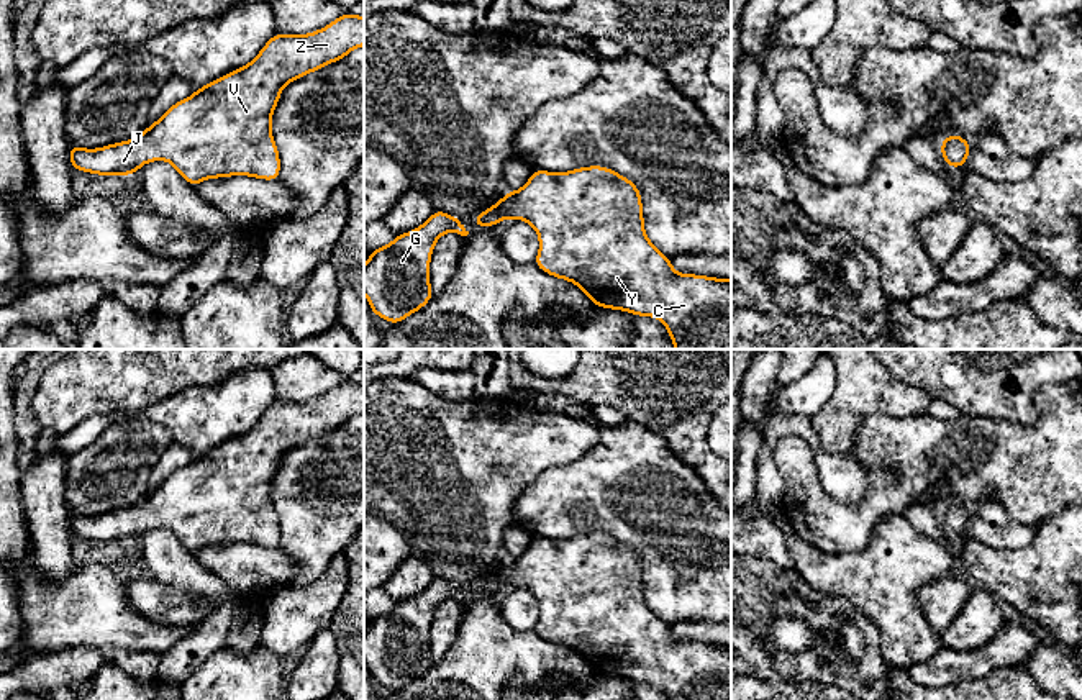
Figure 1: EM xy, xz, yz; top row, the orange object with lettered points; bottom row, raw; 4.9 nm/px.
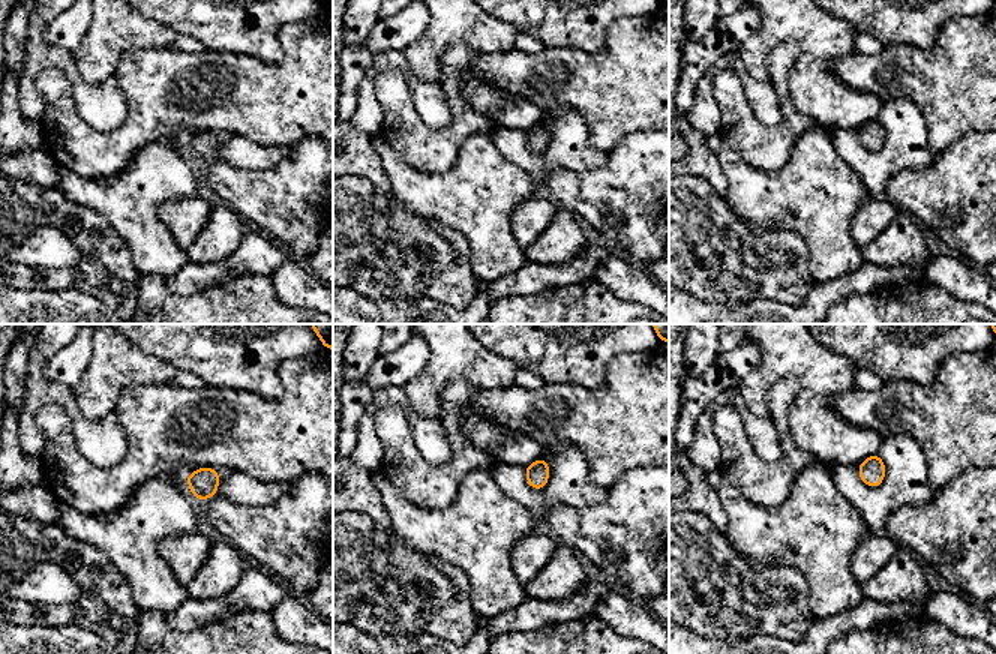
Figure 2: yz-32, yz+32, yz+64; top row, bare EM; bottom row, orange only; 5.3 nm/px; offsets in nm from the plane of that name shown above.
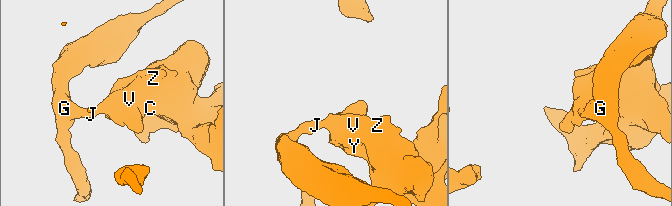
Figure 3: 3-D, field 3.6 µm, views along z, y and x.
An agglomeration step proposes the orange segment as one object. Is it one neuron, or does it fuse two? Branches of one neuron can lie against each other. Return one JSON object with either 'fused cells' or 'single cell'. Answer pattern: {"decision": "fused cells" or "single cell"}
{"decision": "single cell"}

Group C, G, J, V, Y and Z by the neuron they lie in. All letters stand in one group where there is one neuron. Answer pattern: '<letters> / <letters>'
C G J V Y Z

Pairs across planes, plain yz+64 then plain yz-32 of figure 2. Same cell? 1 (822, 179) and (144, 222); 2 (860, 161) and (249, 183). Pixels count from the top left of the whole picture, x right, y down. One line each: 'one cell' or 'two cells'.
1: one cell
2: two cells

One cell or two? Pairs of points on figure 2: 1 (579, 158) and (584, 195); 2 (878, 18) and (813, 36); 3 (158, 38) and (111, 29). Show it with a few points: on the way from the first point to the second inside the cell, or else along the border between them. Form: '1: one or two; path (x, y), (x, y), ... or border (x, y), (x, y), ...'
1: two; border (608, 152), (594, 168), (554, 168), (546, 180)
2: two; border (833, 15), (842, 17), (857, 32)
3: one; path (146, 33), (123, 29)

